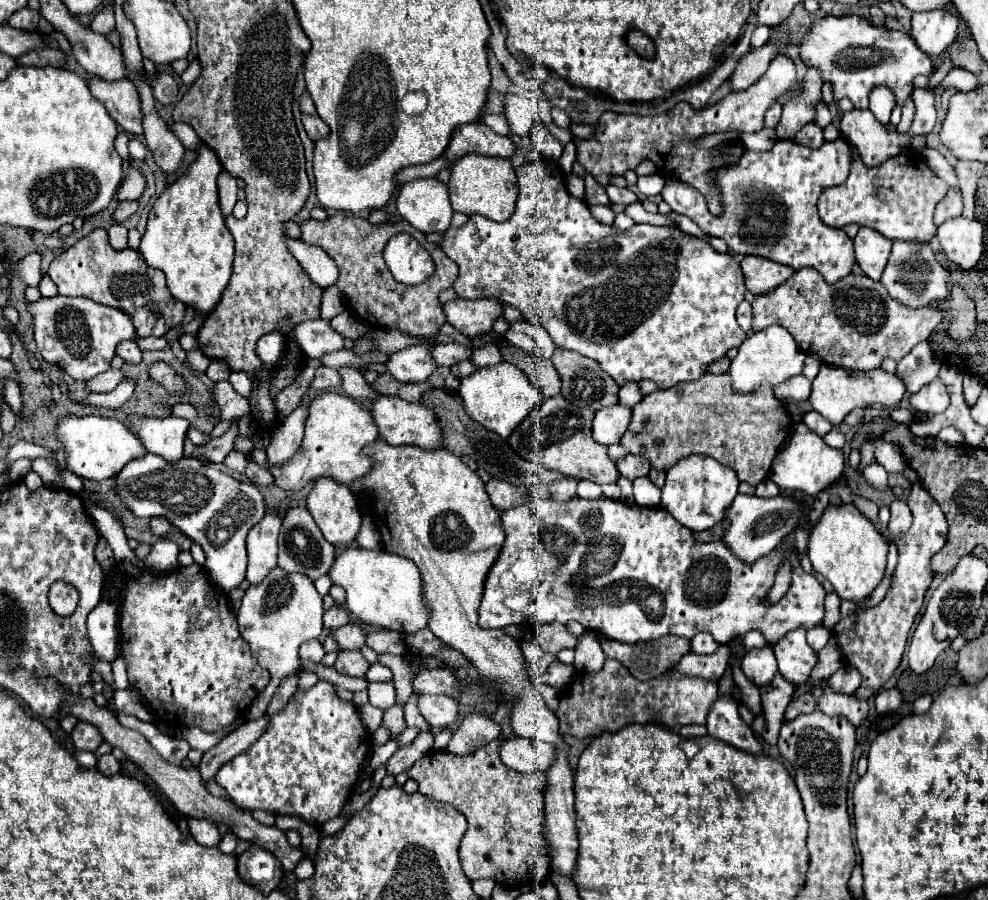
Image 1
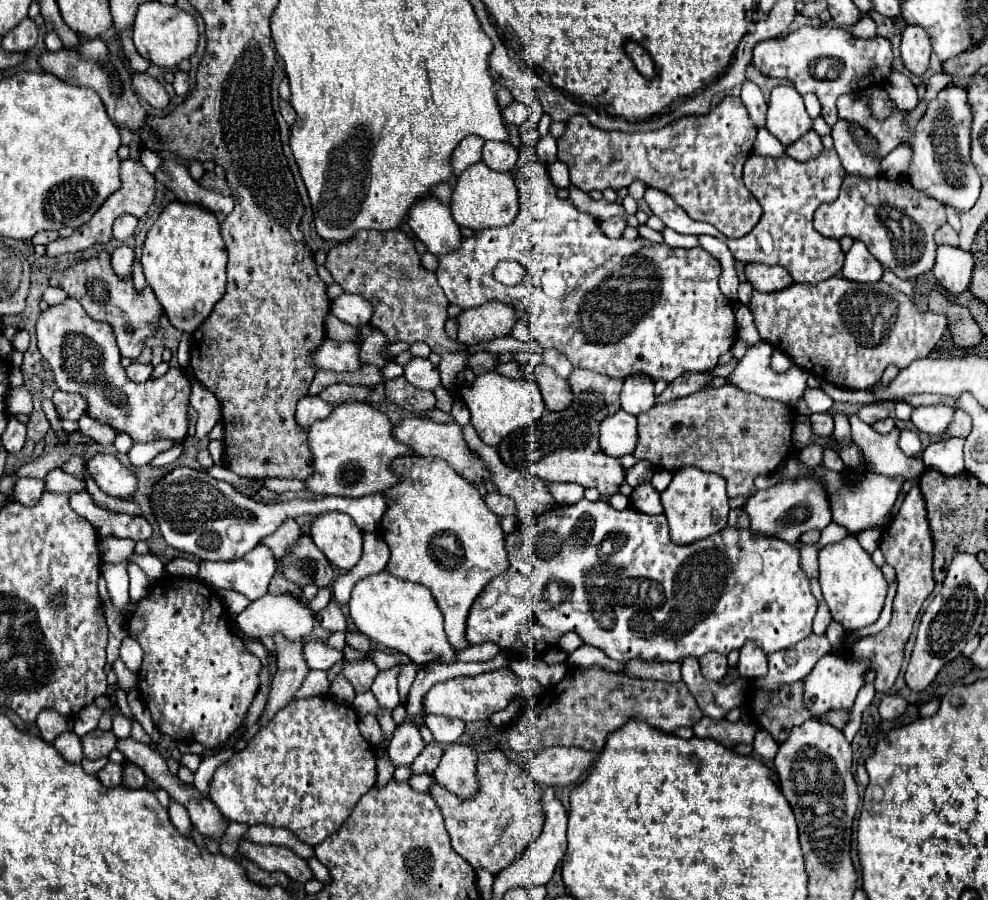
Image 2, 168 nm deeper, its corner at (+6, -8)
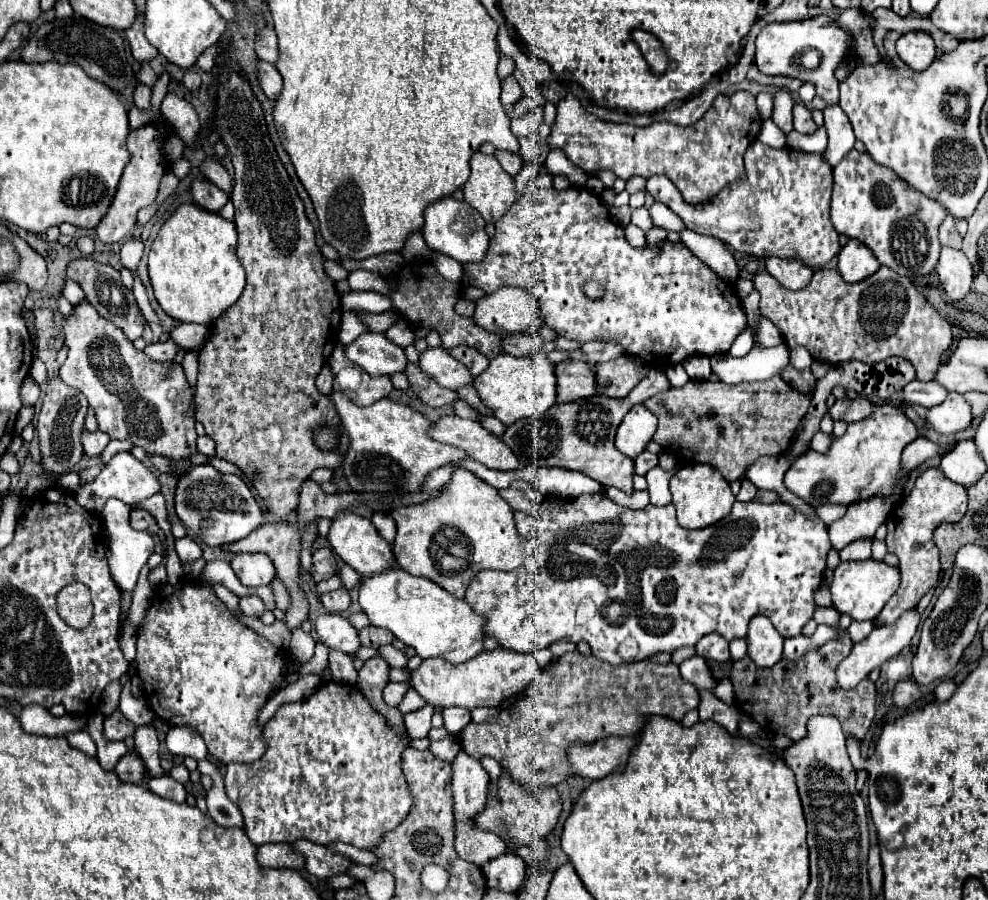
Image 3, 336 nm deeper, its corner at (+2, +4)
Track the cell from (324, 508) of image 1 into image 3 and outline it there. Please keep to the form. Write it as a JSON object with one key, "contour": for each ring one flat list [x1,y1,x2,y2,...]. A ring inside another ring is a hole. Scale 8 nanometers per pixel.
{"contour":[[344,511,342,515,338,515,338,517,332,521,328,541,330,541,330,545,332,545,332,551,334,551,344,563,348,563,350,567,354,567,362,577,372,577,372,575,384,573,384,571,388,571,388,569,392,569,392,565,394,565,392,545,386,543,386,541,378,535,376,527,374,527,372,521,366,519,366,517,360,517,360,515,354,515,354,513]]}

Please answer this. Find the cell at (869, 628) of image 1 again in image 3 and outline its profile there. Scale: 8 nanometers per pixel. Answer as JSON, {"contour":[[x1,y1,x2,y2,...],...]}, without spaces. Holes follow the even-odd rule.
{"contour":[[932,467,916,479,912,493,906,495,904,501,890,511,890,517,886,519,888,525,886,547,890,553,898,557,902,583,898,591,892,595,892,599,886,603,878,619,874,621,876,625,894,623,904,611,916,607,918,601,928,593,928,589,938,581,940,561,938,561,938,547,934,545,934,529,942,523,959,522,965,515,967,506,966,489,946,479,940,467]]}

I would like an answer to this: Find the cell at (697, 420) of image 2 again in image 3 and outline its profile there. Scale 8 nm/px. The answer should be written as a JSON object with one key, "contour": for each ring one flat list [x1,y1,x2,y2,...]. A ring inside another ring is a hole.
{"contour":[[688,381,684,389,670,387,644,401,644,405,658,417,658,429,654,441,666,451,682,457,696,459,696,463,710,465,722,473,722,477,732,483,744,475,748,463,762,455,782,455,794,437,800,419,806,415,810,405,810,395,802,395,794,389,784,389,782,381,760,381,750,385,726,385,722,381]]}

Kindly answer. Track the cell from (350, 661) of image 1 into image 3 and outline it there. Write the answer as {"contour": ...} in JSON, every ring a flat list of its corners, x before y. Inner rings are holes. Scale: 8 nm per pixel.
{"contour":[[380,655,368,659,364,663,364,667,358,671,358,687,362,689,362,693,370,701,370,705,376,711,380,711,382,715,386,715,390,719,390,723,396,725,396,729,400,729,400,727,404,727,404,723,402,723,404,715,398,711,398,707,386,707,386,703,382,699,382,691,384,691,386,683,390,681,388,671,390,671,390,667]]}

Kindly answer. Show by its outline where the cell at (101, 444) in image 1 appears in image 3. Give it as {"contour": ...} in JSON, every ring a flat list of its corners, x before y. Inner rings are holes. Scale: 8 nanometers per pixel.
{"contour":[[118,453,90,483,80,485,74,493,74,497,76,497,78,505,82,505,86,511,100,515,108,497,116,497,116,499,124,501,126,505,138,505,158,491,160,491,158,479,138,459,134,459,130,453]]}

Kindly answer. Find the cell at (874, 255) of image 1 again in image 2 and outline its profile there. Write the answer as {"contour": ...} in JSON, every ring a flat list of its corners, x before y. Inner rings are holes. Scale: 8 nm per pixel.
{"contour":[[854,241,850,251,846,253,846,261,842,267,844,279,858,281,858,283,874,283,882,277,882,265,878,265,878,259,862,245,862,241]]}

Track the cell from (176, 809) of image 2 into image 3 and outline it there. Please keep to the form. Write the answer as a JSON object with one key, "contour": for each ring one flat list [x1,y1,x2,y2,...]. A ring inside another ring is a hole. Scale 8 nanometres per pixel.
{"contour":[[168,775,158,777,158,779,150,779,148,781,148,789,152,793,156,793,158,797,168,797,168,799,172,799,176,803,184,803,186,801,186,789,184,789,184,785,180,785,178,781,174,781]]}

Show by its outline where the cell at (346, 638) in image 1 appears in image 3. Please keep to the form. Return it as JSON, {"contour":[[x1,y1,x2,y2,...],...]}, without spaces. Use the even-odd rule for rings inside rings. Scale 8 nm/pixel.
{"contour":[[370,625,370,627,364,627,362,631,360,631,360,639,362,639,362,645,366,645,366,647,380,647,380,645,386,645,386,643,392,643,394,641,394,635,390,633,390,631,386,631,386,629,380,629,380,627,374,627,374,625]]}

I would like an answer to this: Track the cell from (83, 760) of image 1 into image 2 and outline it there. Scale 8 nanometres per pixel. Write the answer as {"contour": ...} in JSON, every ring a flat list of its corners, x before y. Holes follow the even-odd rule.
{"contour":[[72,731,62,733,60,737,56,737,56,741,52,743,56,747,56,751,64,757,66,763,80,763,82,761,82,745,80,745,80,737]]}

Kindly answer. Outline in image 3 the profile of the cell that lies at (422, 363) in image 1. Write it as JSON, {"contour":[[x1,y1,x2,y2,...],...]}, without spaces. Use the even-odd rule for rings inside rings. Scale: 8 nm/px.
{"contour":[[442,347,426,349,420,355,420,369,426,375,434,377,442,387,452,389,452,391,458,391,460,387,474,383,472,373,452,355,448,355]]}

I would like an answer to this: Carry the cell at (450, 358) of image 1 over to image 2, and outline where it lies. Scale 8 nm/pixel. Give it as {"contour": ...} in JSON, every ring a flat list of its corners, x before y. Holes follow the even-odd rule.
{"contour":[[486,351,468,355,468,369,474,371,476,375,482,375,486,371,492,371,494,369,494,363,496,363,494,355,492,353,486,353]]}

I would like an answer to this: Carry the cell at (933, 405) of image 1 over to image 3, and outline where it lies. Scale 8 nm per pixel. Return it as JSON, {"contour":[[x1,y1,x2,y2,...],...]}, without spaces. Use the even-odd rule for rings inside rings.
{"contour":[[950,393,944,403,928,409,926,423,934,431,944,435,956,435,960,431,966,431,972,423,970,403,962,395]]}

